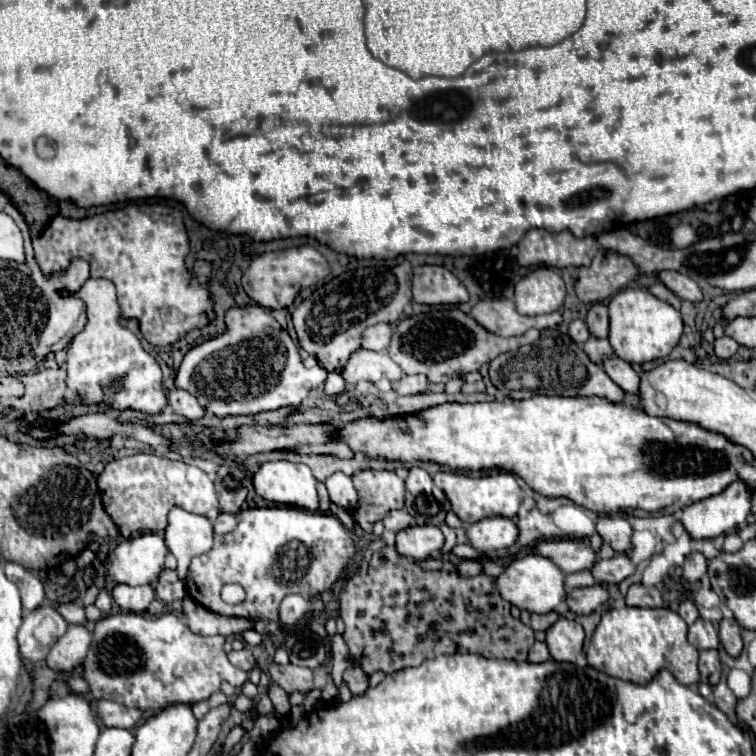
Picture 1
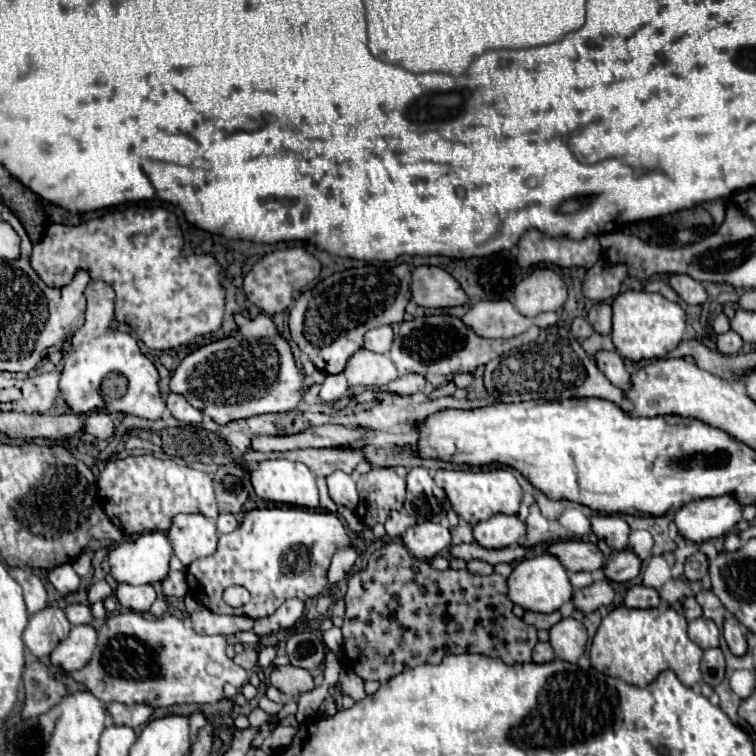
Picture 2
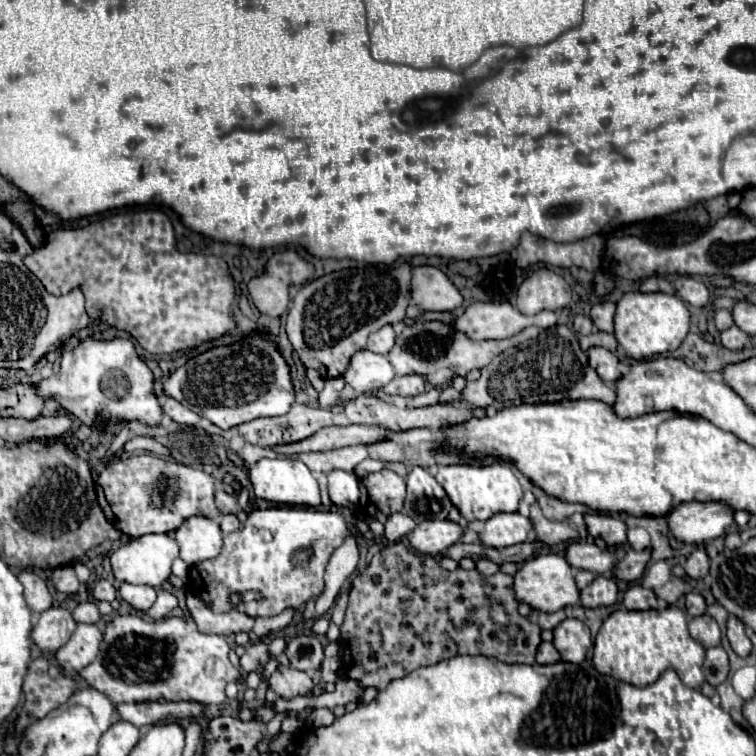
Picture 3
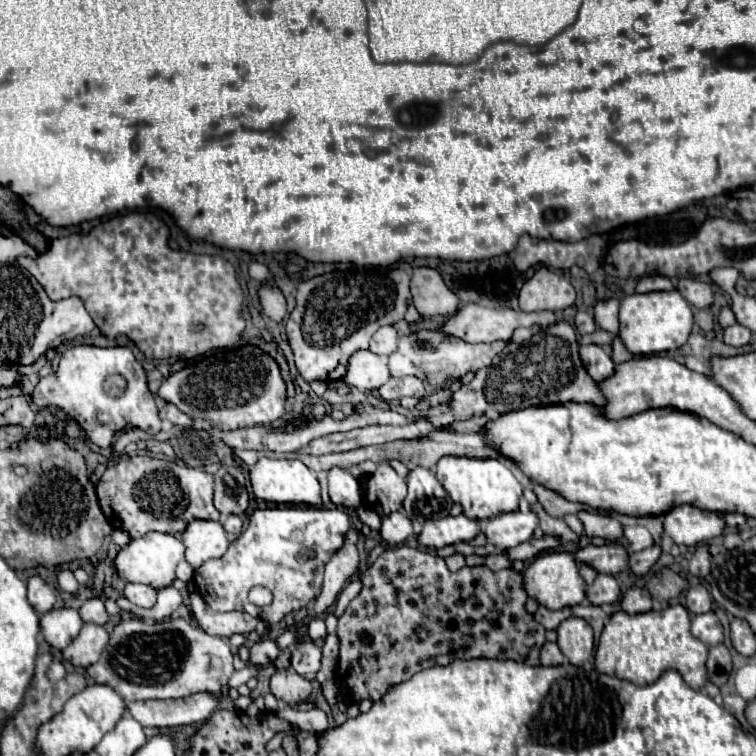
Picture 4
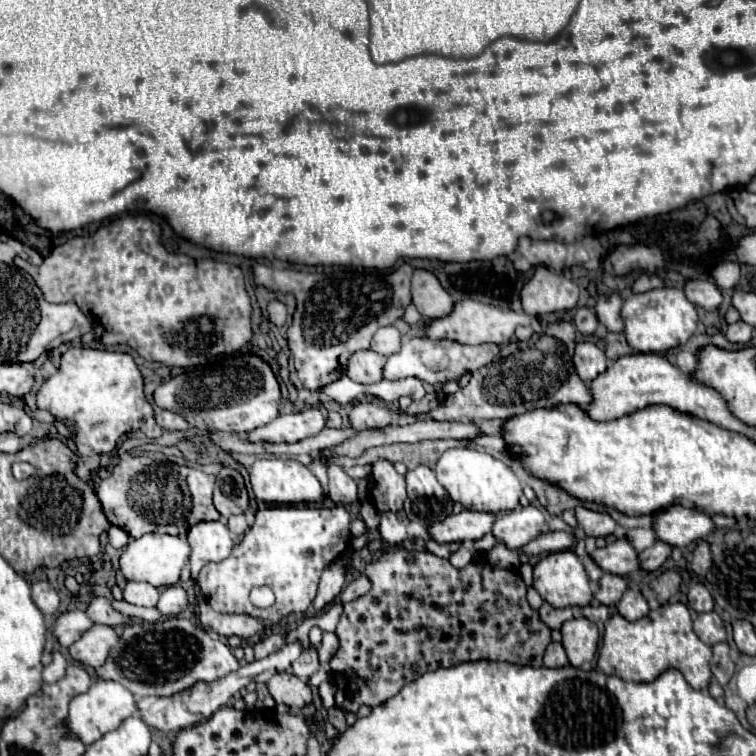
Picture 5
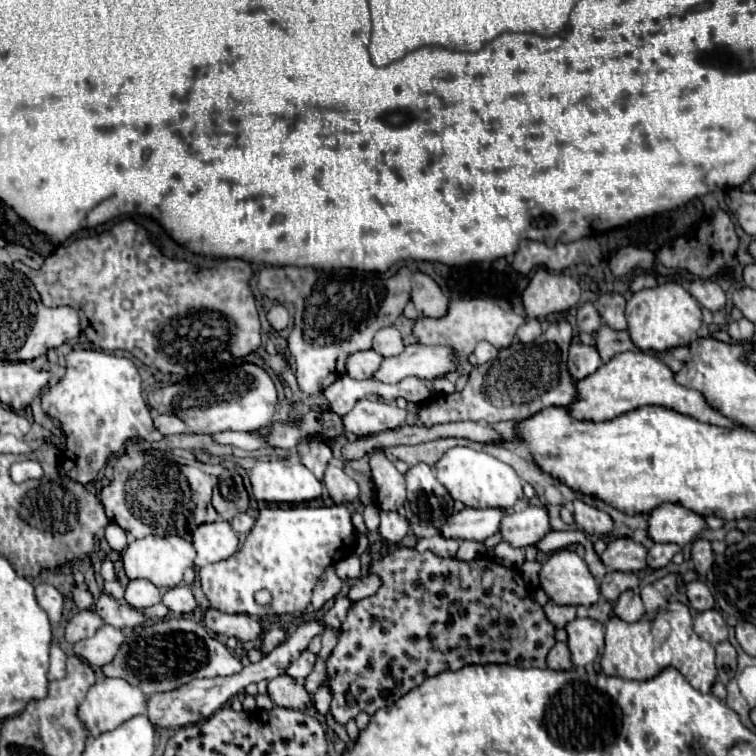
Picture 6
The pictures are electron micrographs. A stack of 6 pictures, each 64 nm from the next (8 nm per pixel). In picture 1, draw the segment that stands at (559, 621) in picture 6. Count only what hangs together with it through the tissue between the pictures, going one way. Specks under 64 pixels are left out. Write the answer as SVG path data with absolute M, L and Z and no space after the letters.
M522 612L522 622L528 624L532 630L548 630L560 616L556 612L548 612L548 614L530 614L530 612Z

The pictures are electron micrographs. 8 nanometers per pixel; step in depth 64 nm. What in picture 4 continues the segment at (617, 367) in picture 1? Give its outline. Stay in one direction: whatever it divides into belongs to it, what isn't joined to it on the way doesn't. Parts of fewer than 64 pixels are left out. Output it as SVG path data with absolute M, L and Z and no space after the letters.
M582 344L580 346L580 360L582 360L582 366L584 370L588 372L588 376L598 382L598 380L604 380L606 376L612 374L614 370L614 362L610 360L610 356L596 344Z

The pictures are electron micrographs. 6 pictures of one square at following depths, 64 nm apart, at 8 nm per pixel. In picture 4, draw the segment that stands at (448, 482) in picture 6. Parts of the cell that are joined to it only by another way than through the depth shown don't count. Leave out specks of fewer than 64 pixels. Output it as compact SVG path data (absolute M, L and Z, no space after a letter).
M442 456L436 468L436 478L446 488L450 498L458 502L466 516L480 520L518 510L522 486L514 474L496 458L472 458L472 456Z

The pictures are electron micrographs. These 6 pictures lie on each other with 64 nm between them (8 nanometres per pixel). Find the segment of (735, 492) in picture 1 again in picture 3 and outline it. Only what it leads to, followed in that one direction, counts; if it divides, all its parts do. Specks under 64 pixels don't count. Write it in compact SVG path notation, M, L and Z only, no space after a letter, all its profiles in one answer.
M684 502L668 516L670 534L684 544L704 544L706 540L726 534L732 524L732 510L724 504Z

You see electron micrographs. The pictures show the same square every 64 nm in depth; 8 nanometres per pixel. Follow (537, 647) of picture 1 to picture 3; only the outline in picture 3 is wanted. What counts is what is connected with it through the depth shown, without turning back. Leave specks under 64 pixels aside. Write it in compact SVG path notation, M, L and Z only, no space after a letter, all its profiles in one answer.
M542 642L542 644L540 644L538 654L536 654L536 662L538 662L538 664L556 664L556 662L560 662L560 660L562 660L562 658L560 658L560 654L558 654L558 650L554 648L552 642Z

